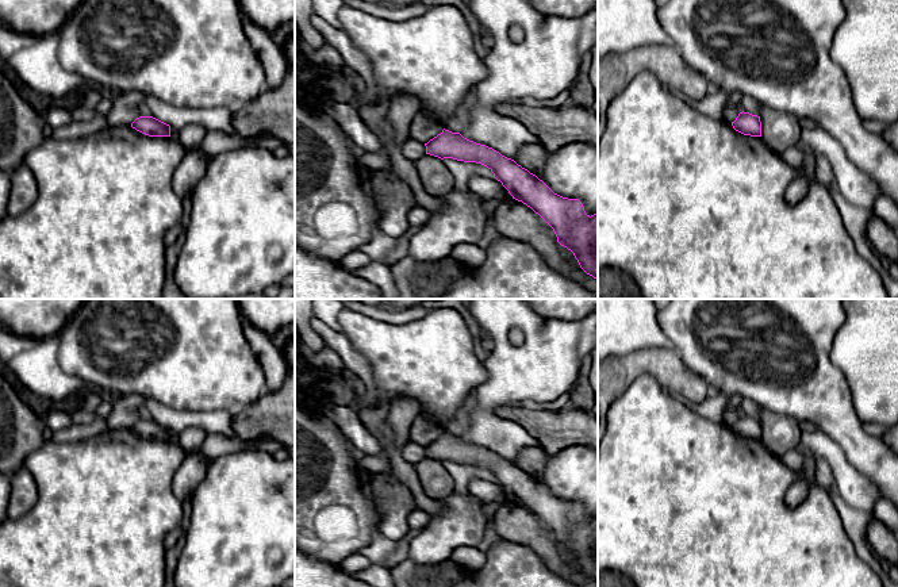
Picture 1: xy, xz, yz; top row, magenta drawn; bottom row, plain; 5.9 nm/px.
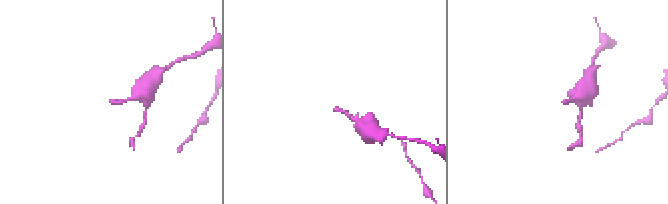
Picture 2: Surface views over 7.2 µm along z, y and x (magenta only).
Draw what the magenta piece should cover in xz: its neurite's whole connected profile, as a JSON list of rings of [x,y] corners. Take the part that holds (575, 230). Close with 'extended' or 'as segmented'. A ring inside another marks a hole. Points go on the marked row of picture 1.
[[[442,130],[430,139],[426,154],[487,166],[513,199],[538,214],[554,231],[557,242],[571,250],[580,268],[598,280],[598,214],[587,215],[579,199],[554,193],[542,180],[514,160],[486,145]]]; as segmented

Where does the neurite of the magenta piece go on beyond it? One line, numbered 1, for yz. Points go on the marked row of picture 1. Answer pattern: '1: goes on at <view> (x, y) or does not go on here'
1: does not go on here

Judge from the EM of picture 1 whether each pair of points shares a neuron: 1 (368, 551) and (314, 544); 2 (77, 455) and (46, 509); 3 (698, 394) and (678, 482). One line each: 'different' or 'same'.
1: different
2: same
3: different

